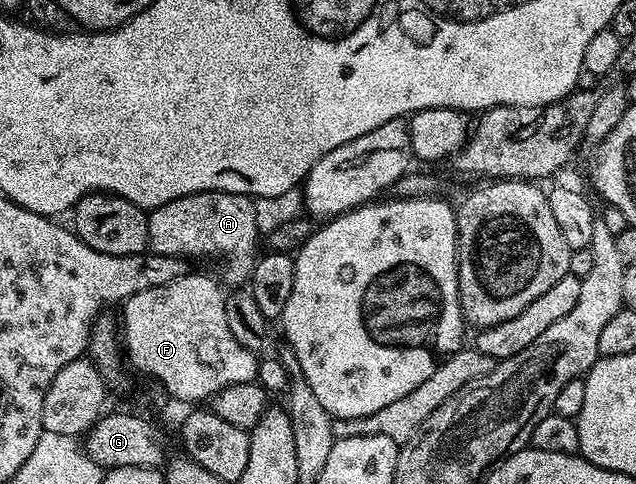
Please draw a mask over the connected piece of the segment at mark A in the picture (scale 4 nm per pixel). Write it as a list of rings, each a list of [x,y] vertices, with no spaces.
[[[201,191],[173,199],[147,213],[150,252],[166,257],[224,257],[228,261],[226,284],[243,287],[255,270],[255,240],[261,237],[257,227],[254,200],[243,193]]]

